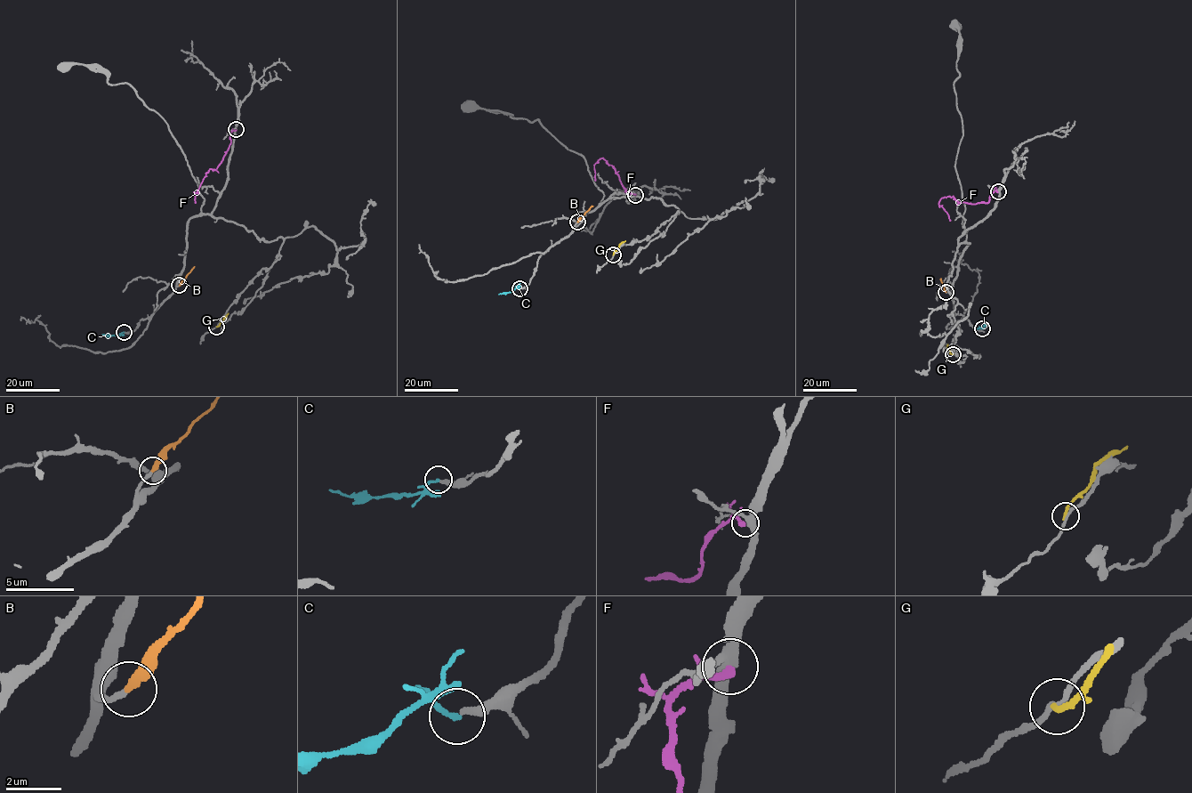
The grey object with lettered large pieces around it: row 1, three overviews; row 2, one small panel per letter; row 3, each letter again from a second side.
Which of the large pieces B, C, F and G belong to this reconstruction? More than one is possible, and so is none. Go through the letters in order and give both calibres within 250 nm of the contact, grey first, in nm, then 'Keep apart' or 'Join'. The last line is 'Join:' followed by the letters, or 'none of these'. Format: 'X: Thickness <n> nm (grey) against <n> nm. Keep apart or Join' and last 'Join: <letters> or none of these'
B: Thickness 200 nm (grey) against 280 nm. Join
C: Thickness 280 nm (grey) against 190 nm. Keep apart
F: Thickness 360 nm (grey) against 320 nm. Keep apart
G: Thickness 200 nm (grey) against 200 nm. Keep apart
Join: B

